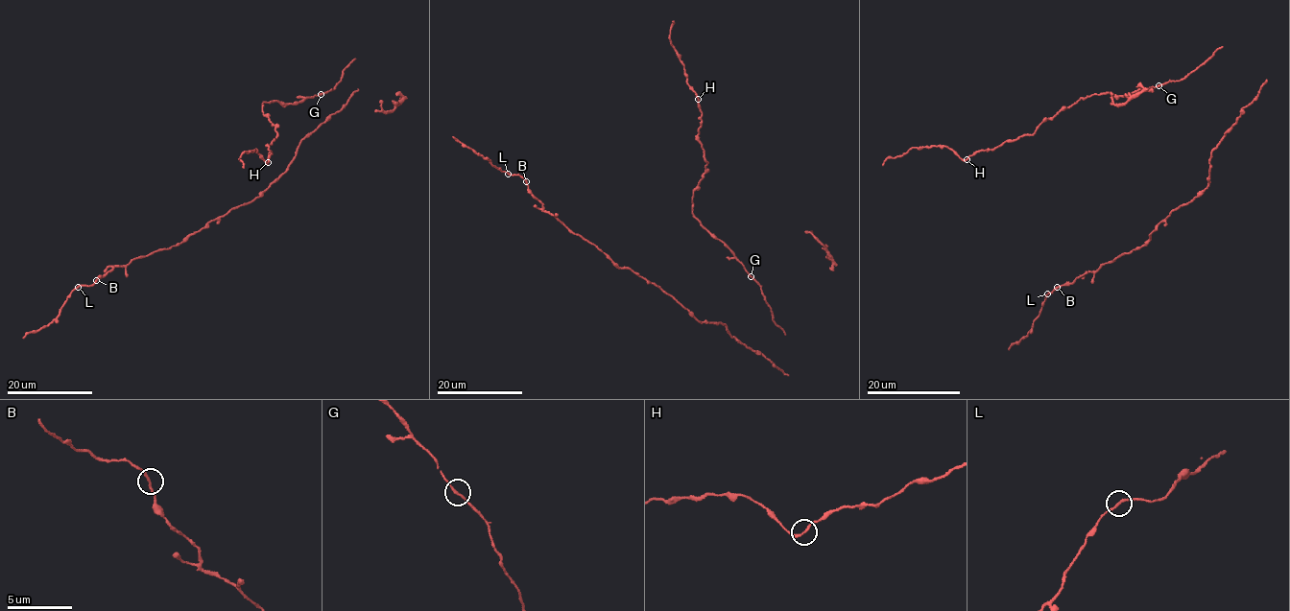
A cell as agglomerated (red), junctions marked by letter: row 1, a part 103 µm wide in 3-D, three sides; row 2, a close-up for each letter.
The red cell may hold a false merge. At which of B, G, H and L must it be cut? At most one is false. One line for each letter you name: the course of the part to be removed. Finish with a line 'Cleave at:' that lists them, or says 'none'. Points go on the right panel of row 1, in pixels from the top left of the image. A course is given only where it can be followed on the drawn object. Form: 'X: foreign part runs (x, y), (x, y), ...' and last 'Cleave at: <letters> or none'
L: foreign part runs (1047, 294), (1026, 336), (1008, 349)
Cleave at: L

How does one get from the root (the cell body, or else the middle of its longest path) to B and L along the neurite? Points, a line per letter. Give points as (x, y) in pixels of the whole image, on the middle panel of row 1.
B: (772, 363), (740, 343), (725, 324), (699, 322), (657, 286), (618, 268), (570, 232), (543, 209), (526, 181)
L: (772, 363), (740, 343), (725, 324), (699, 322), (657, 286), (618, 268), (547, 213), (522, 177), (508, 173)

